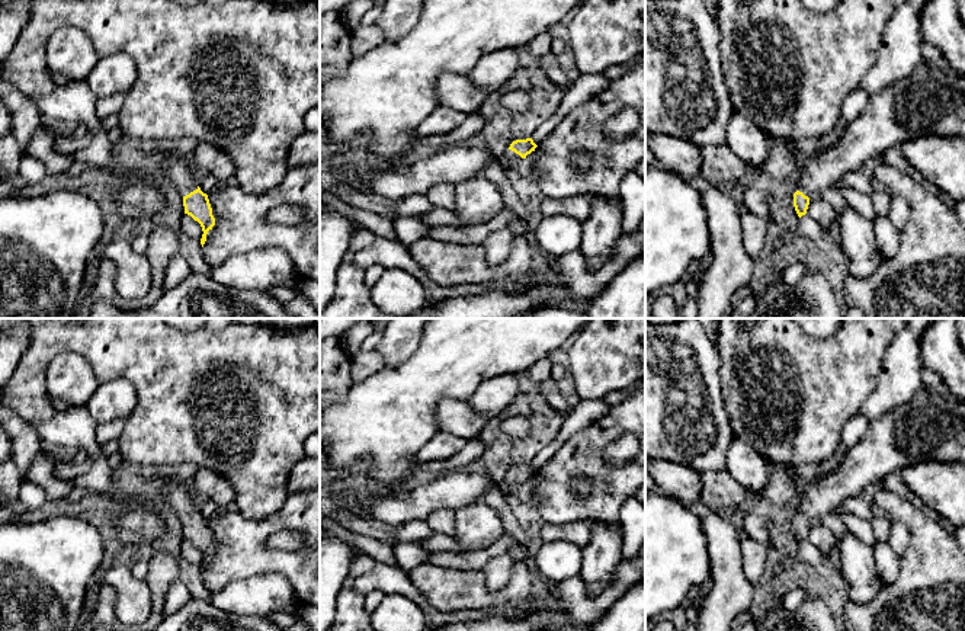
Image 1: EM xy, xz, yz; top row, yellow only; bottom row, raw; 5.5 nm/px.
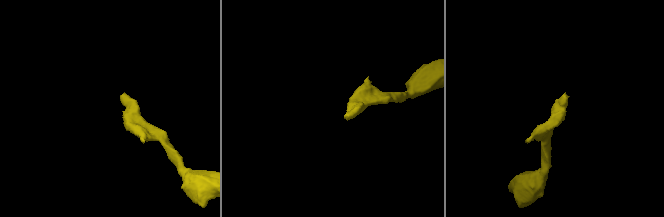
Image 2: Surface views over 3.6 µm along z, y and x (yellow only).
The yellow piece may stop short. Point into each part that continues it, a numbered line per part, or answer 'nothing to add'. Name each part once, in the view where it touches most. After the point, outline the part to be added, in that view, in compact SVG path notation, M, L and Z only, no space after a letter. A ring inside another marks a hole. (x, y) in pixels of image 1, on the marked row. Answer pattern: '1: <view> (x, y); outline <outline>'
1: xy (180, 172); outline M174 148L161 163L160 167L167 173L171 183L182 196L198 189L198 182L193 176L193 166Z

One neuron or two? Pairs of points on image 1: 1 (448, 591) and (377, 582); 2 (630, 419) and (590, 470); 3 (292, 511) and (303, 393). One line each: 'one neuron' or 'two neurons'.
1: two neurons
2: one neuron
3: two neurons

